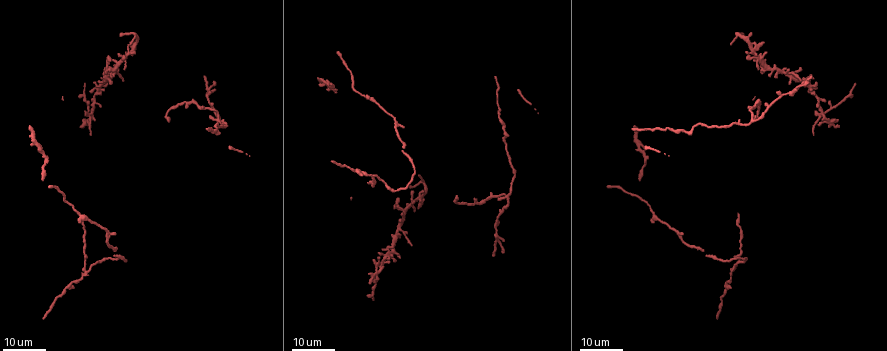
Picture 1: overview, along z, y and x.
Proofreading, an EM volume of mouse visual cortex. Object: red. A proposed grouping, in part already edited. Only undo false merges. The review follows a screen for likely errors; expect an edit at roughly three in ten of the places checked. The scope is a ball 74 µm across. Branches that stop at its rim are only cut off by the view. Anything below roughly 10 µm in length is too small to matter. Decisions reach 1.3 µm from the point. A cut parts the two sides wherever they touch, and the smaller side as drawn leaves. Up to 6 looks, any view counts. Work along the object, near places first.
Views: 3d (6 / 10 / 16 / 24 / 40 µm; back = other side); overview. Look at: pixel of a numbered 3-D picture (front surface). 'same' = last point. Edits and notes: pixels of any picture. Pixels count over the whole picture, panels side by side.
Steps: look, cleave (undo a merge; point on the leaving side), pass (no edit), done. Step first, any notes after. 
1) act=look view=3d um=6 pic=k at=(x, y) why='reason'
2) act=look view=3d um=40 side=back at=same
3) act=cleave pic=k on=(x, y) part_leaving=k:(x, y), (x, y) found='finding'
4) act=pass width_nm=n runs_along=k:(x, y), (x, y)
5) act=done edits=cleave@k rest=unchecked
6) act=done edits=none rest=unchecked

act=look view=3d um=16 pic=1 at=(219, 120) why='thin arm on a thick one'

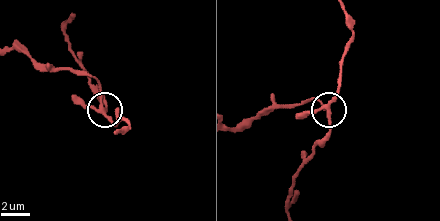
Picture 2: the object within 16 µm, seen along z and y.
act=look view=3d um=10 pic=2 at=(329, 105) why='zoom in'

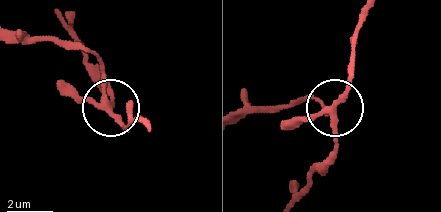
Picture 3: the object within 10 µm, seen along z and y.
act=look view=3d um=6 pic=3 at=(106, 106)

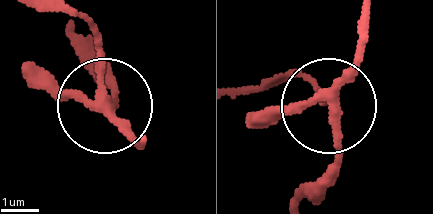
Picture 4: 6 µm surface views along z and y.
act=pass arms=4 runs_along=4:(288, 80), (307, 80), (326, 96), (336, 144), (326, 198) found='all the same neuron'

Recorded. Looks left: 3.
act=look view=3d um=24 pic=1 at=(821, 115) why='looks like a crossing'

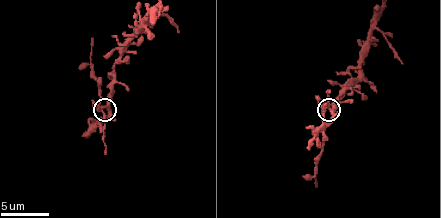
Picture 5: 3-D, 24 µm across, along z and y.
act=look view=3d um=10 pic=5 at=(330, 108) why='zoom in'

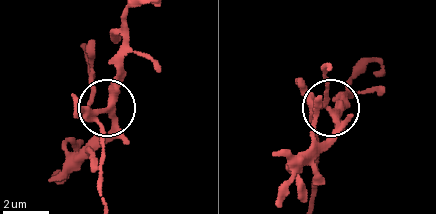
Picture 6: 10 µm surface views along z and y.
act=cleave pic=6 on=(327, 89) arms=5 found='a second neuron is stuck on'

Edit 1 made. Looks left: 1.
act=done edits=cleave@6 rest=unchecked

